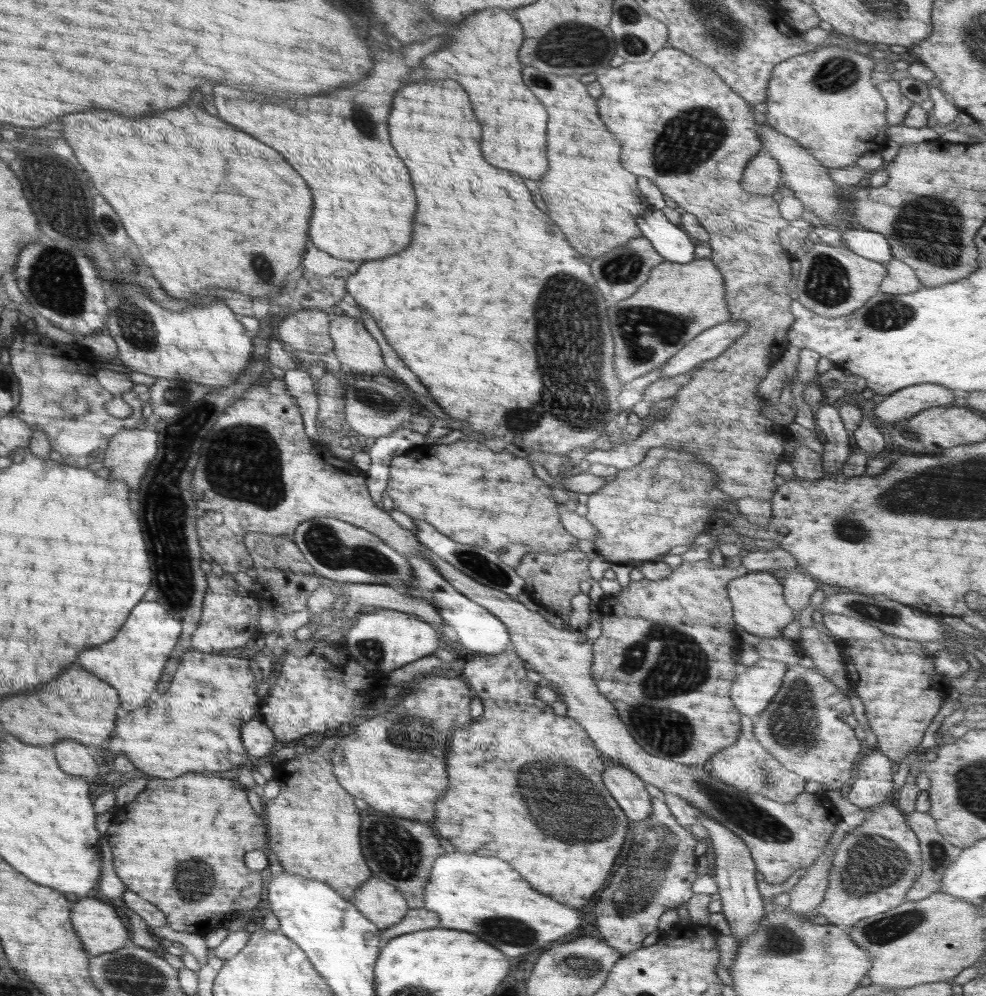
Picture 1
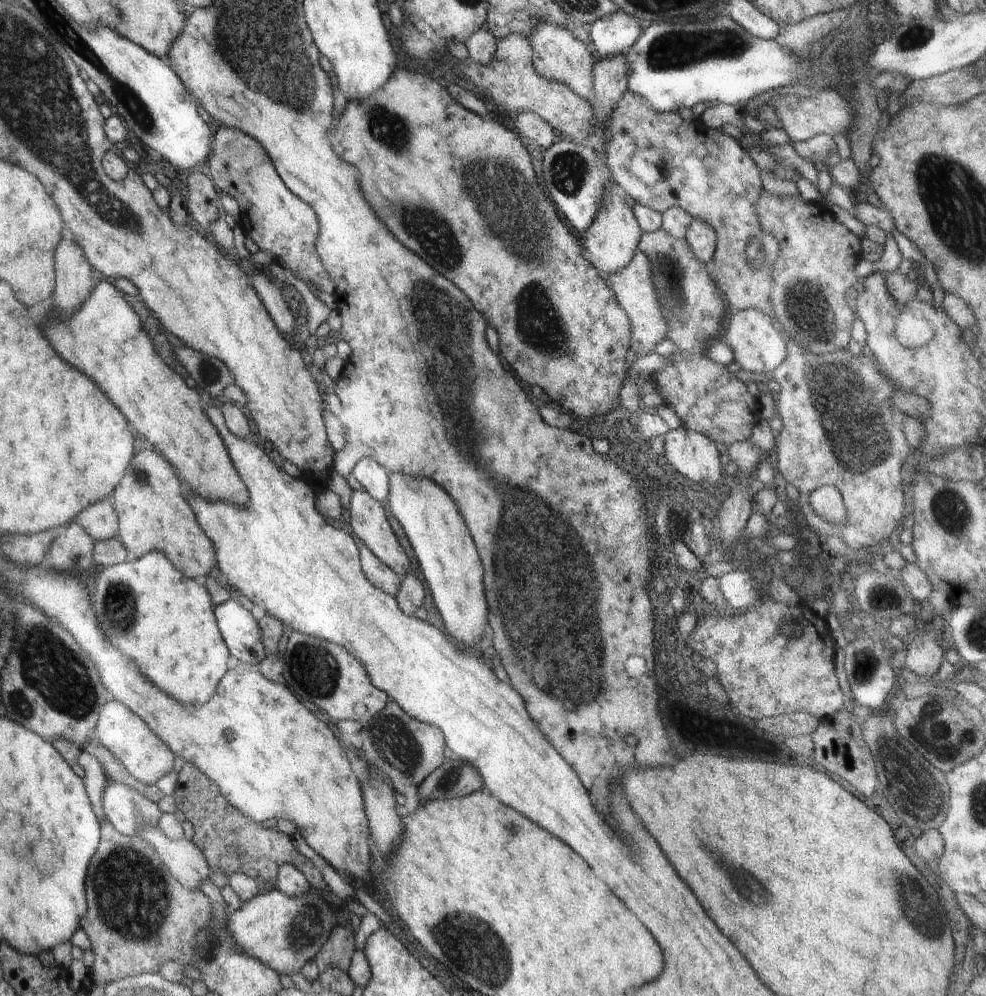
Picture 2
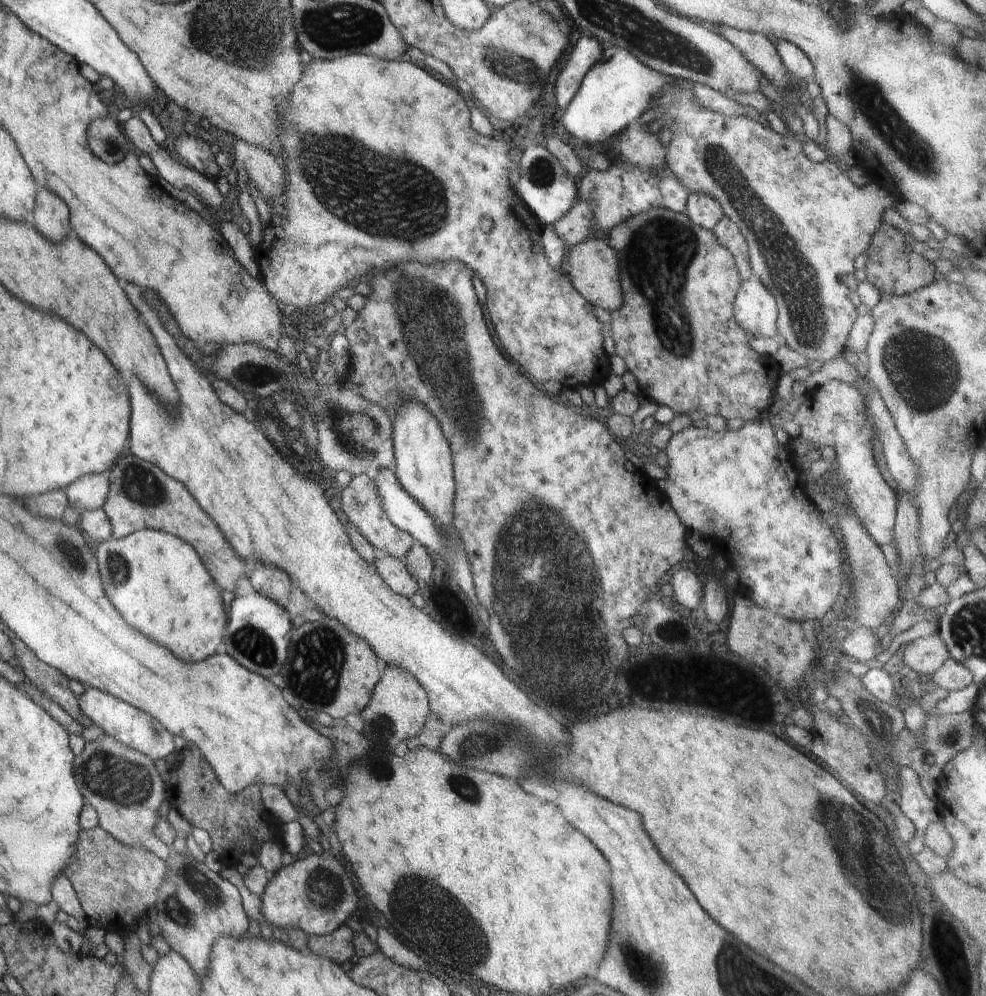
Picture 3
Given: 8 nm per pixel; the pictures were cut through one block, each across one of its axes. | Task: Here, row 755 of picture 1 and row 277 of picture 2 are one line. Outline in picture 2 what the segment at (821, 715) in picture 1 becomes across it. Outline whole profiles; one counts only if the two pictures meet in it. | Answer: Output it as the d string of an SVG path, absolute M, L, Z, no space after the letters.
M762 187L759 199L755 202L755 214L760 229L771 235L779 245L771 273L773 286L769 302L776 326L784 339L789 339L801 350L814 355L846 350L852 338L850 330L856 319L853 304L846 295L846 290L857 282L856 266L862 260L861 240L844 224L838 222L824 201L809 202L801 195L794 197L777 193L775 196Z

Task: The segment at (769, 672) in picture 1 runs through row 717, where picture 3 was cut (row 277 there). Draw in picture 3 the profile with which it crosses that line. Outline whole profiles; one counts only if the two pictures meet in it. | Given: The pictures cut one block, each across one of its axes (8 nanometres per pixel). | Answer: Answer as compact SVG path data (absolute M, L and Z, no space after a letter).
M752 276L750 280L740 281L733 309L736 320L740 320L753 337L770 337L778 346L784 344L777 332L777 302L761 280Z

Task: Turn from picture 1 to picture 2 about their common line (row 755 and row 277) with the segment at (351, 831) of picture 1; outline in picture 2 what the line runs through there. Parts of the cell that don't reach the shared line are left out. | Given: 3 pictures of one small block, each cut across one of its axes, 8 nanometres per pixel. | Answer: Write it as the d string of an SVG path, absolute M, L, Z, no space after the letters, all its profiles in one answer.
M214 128L211 154L207 160L212 183L218 192L228 193L238 201L240 226L245 235L256 242L260 251L270 253L274 260L292 268L303 285L311 281L320 290L334 294L336 286L322 268L314 246L318 222L312 208L284 186L264 148L254 138L237 129Z

